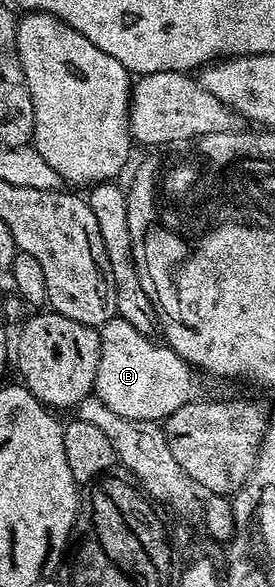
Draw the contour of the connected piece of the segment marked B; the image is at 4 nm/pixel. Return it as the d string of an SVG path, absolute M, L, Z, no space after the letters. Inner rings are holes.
M118 317L104 323L98 332L101 357L94 394L113 413L130 419L162 421L196 398L196 372L173 348L137 333L129 321Z

